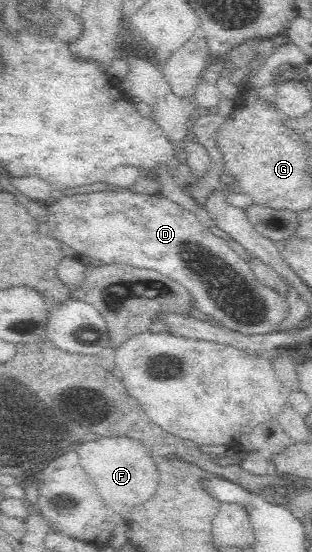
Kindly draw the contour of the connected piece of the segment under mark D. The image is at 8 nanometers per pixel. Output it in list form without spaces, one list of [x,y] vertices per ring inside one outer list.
[[[91,192],[91,194],[75,194],[63,196],[61,200],[49,200],[47,208],[49,220],[47,226],[51,236],[59,242],[71,246],[75,252],[85,254],[93,260],[101,260],[105,264],[123,262],[129,266],[145,266],[161,272],[187,286],[191,296],[195,298],[195,308],[218,322],[218,326],[243,334],[273,332],[278,324],[289,314],[286,298],[277,291],[263,286],[252,273],[247,262],[229,243],[221,237],[209,233],[208,228],[197,219],[189,208],[169,200],[144,193],[125,192]]]

